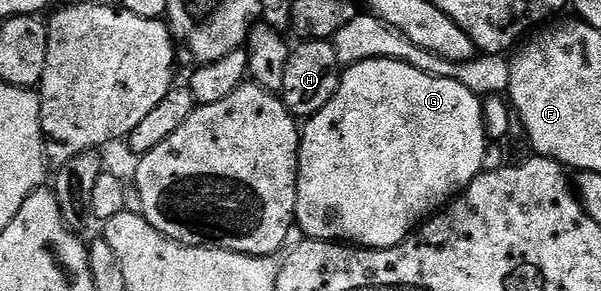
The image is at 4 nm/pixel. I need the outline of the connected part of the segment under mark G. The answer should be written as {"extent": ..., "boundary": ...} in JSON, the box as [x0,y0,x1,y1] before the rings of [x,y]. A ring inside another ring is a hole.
{"extent":[295,57,490,249],"boundary":[[[379,57],[378,59],[370,59],[369,61],[359,61],[356,65],[347,66],[343,70],[340,86],[336,89],[335,95],[328,100],[326,107],[322,107],[312,117],[307,118],[306,124],[303,126],[300,134],[300,162],[298,163],[298,187],[296,188],[296,219],[295,224],[298,229],[304,232],[305,238],[313,241],[334,241],[337,243],[351,243],[357,247],[363,247],[366,249],[389,249],[394,247],[398,243],[402,243],[407,239],[408,236],[419,226],[421,223],[428,220],[429,217],[433,216],[437,211],[444,208],[445,205],[449,204],[457,195],[464,192],[467,189],[475,177],[479,177],[481,173],[485,172],[486,164],[484,160],[488,157],[488,144],[490,144],[490,138],[486,130],[484,130],[484,106],[481,98],[477,97],[476,94],[472,93],[466,87],[462,87],[462,83],[458,83],[454,79],[446,79],[445,77],[435,77],[429,73],[423,73],[418,71],[418,67],[413,65],[407,65],[405,61],[395,61],[394,59],[386,59],[385,57]]]}

